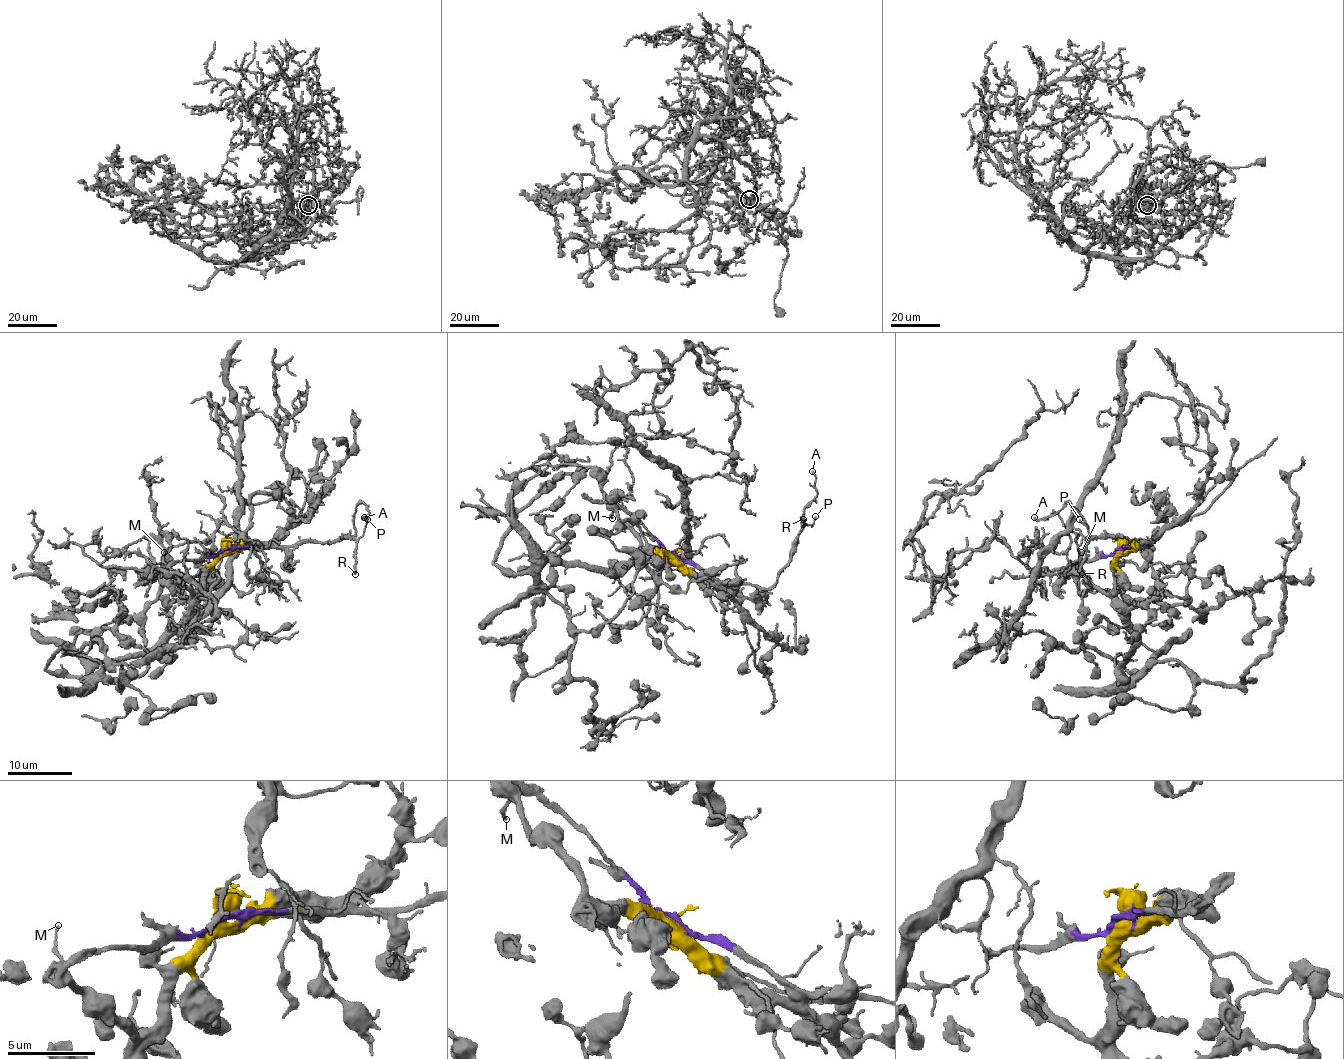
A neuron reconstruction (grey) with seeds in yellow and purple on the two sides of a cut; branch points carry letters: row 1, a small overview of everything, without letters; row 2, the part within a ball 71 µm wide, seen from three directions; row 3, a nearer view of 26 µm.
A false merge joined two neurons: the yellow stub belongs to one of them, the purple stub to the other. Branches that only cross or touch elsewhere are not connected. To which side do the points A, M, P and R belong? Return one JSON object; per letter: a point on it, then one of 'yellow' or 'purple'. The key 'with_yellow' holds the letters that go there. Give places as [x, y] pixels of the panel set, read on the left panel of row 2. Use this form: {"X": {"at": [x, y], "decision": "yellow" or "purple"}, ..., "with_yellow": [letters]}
{"A": {"at": [364, 517], "decision": "purple"}, "M": {"at": [164, 552], "decision": "yellow"}, "P": {"at": [367, 519], "decision": "purple"}, "R": {"at": [355, 574], "decision": "purple"}, "with_yellow": ["M"]}

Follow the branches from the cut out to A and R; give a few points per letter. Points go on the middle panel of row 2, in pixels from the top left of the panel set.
A: (673, 555), (693, 560), (723, 581), (769, 588), (790, 559), (803, 510), (817, 496), (812, 471)
R: (673, 555), (693, 560), (723, 581), (769, 588), (790, 559), (791, 543), (804, 523), (803, 520)

